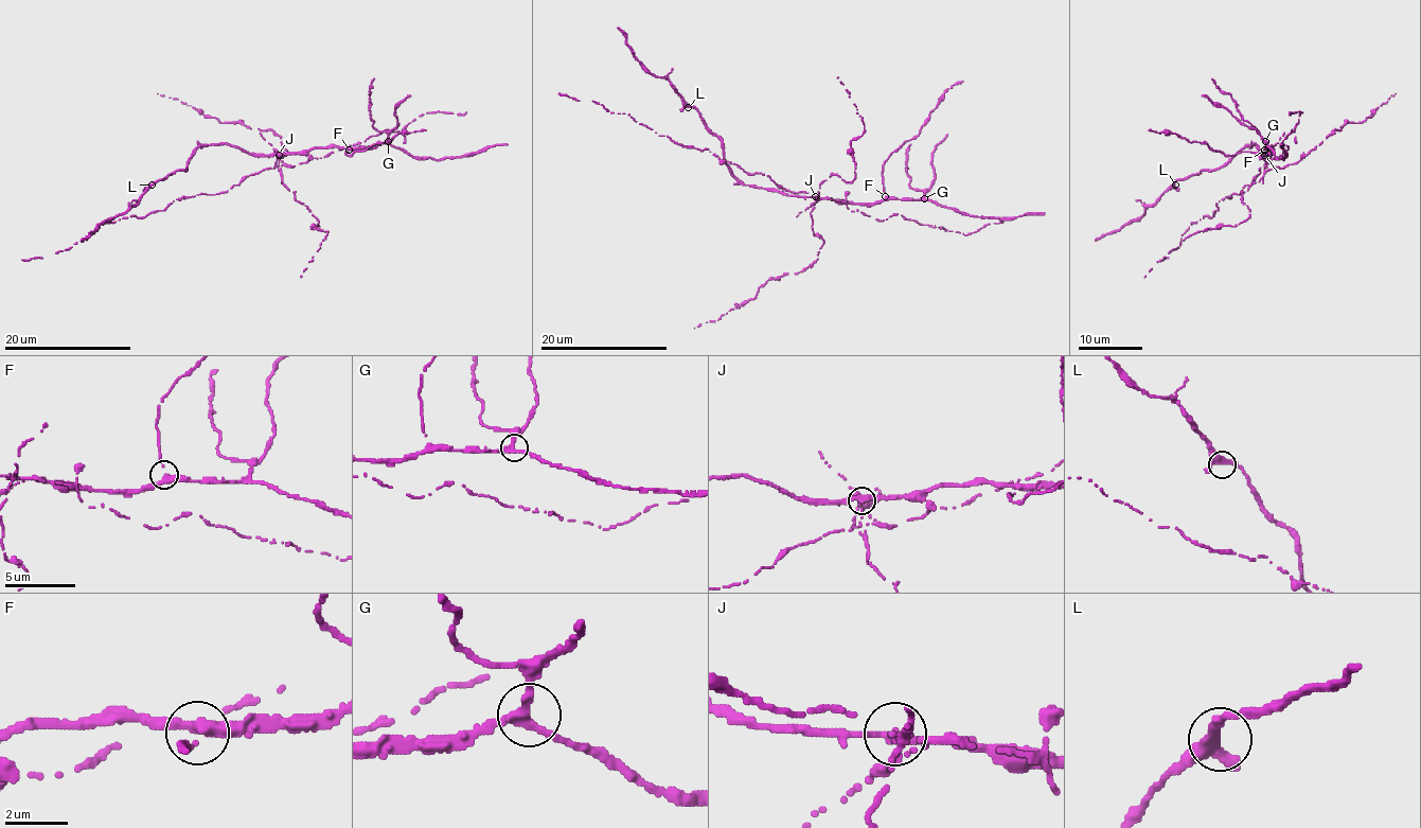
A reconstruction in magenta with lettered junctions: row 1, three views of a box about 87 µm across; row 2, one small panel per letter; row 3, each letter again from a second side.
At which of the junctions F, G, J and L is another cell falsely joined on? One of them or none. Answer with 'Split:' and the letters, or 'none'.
Split: J

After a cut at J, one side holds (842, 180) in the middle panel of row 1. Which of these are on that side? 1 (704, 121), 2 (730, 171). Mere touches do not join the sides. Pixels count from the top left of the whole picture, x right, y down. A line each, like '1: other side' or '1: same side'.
1: other side
2: other side

